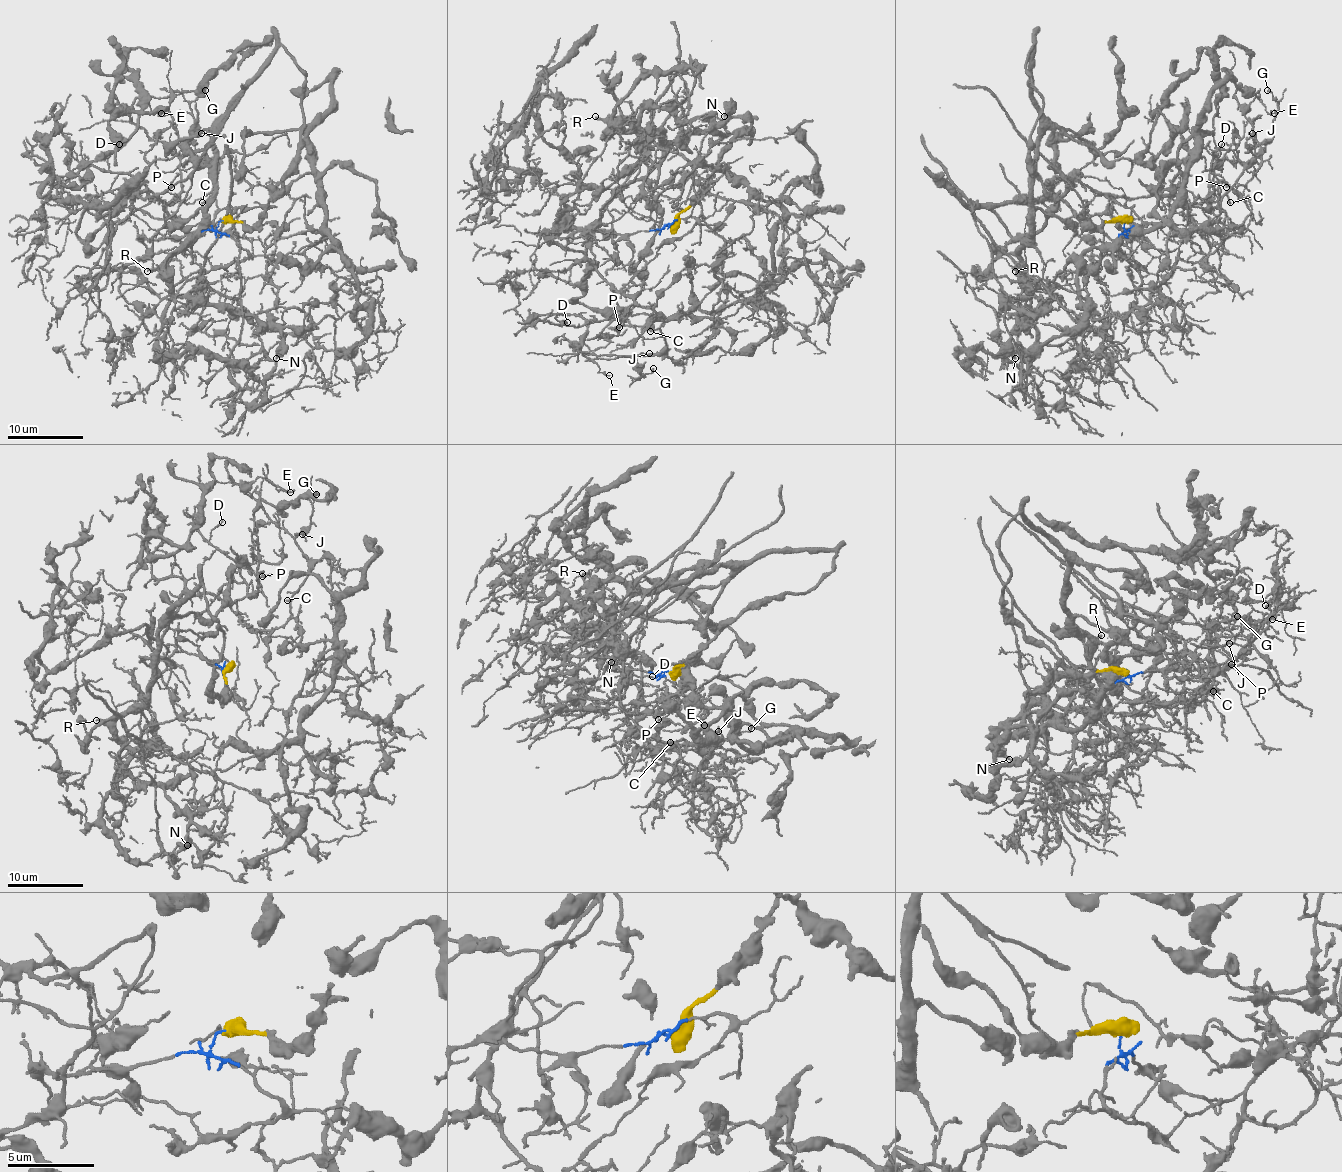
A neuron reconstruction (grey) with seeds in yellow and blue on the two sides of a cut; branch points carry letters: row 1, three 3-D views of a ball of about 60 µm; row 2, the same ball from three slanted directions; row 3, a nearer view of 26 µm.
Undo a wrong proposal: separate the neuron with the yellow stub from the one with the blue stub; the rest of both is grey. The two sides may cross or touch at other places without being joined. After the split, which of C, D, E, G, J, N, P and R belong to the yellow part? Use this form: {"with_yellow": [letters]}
{"with_yellow": ["N", "R"]}

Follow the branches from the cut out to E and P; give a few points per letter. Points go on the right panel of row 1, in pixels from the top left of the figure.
E: (1124, 220), (1134, 237), (1109, 239), (1069, 178), (1170, 189), (1200, 231), (1254, 157), (1244, 110), (1274, 113)
P: (1124, 220), (1134, 237), (1109, 239), (1069, 178), (1185, 203), (1202, 203), (1210, 176), (1225, 188)

